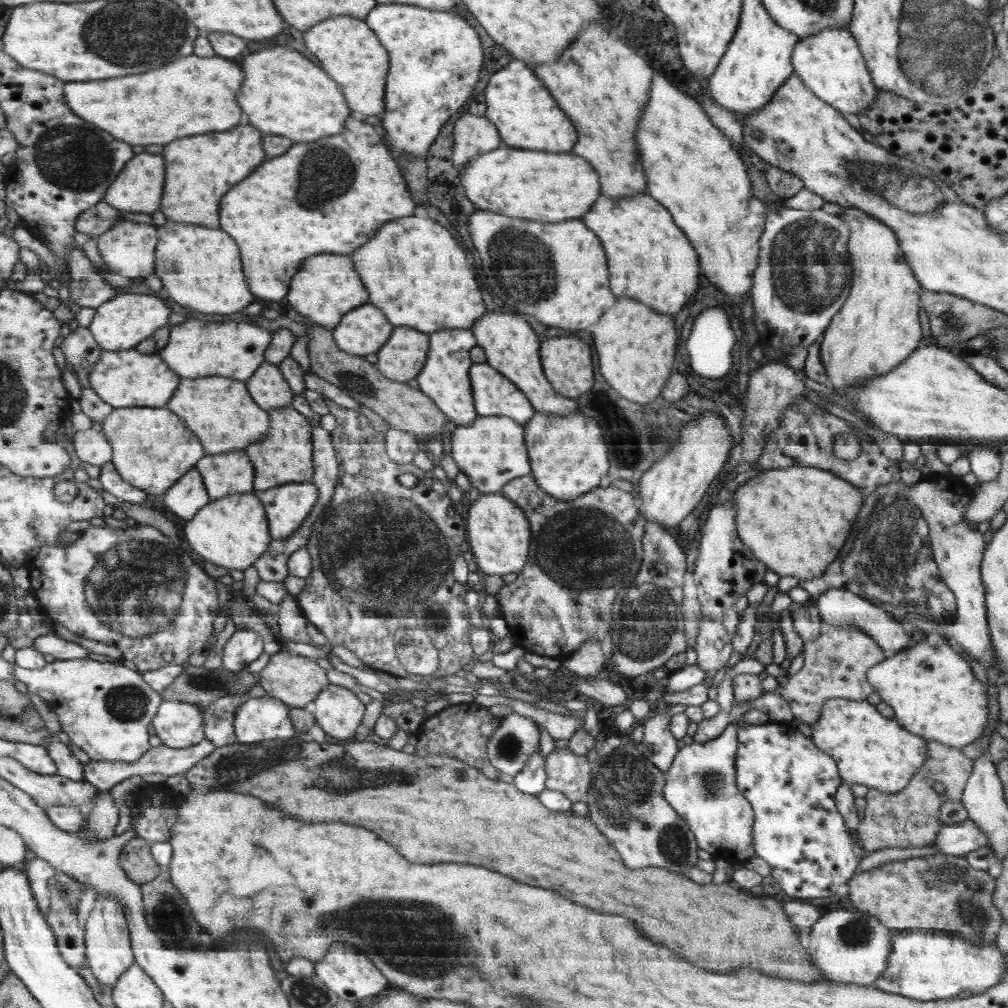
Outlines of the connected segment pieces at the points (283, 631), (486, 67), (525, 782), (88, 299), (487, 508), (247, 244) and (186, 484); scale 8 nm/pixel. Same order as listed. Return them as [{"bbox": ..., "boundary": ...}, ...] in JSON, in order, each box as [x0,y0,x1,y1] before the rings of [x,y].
[{"bbox":[276,596,311,644],"boundary":[[[286,596],[286,598],[280,602],[279,608],[280,612],[276,618],[280,628],[279,634],[284,639],[311,644],[310,637],[306,632],[306,617],[303,615],[294,596]]]},{"bbox":[468,18,511,93],"boundary":[[[468,18],[468,22],[478,32],[482,47],[484,48],[484,64],[481,68],[480,79],[478,79],[476,87],[474,87],[474,92],[483,93],[486,85],[488,85],[489,78],[504,67],[505,64],[502,60],[506,60],[506,63],[508,63],[511,57],[506,49],[502,48],[492,37],[488,36],[488,33],[480,24],[476,24],[474,18]]]},{"bbox":[513,752,546,796],"boundary":[[[534,752],[530,754],[522,770],[515,774],[513,784],[522,793],[538,796],[545,790],[546,780],[545,758],[541,752]]]},{"bbox":[70,243,119,309],"boundary":[[[72,243],[70,247],[70,262],[73,273],[73,284],[70,286],[70,300],[81,307],[100,309],[106,302],[116,296],[119,291],[114,290],[100,275],[99,268],[86,254],[84,247]]]},{"bbox":[468,492,530,576],"boundary":[[[501,492],[480,493],[471,502],[468,519],[469,552],[474,555],[477,568],[487,575],[511,576],[519,573],[528,559],[530,524],[524,512],[513,500]]]},{"bbox":[222,116,416,301],"boundary":[[[350,116],[338,136],[326,136],[326,140],[320,140],[320,146],[318,142],[294,144],[282,156],[262,164],[250,180],[238,184],[238,188],[222,200],[222,226],[242,244],[252,294],[256,299],[280,301],[289,295],[290,278],[304,264],[300,260],[322,252],[350,255],[364,242],[370,242],[382,224],[412,216],[414,210],[416,202],[408,194],[406,180],[396,157],[390,154],[384,135],[374,125]]]},{"bbox":[165,470,213,520],"boundary":[[[193,470],[190,476],[186,476],[186,480],[180,479],[165,494],[166,506],[188,520],[192,520],[202,508],[213,501],[200,470]]]}]

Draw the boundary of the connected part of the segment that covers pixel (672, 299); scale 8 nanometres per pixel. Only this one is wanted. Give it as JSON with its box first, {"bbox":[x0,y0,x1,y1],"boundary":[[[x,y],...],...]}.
{"bbox":[582,194,698,314],"boundary":[[[648,194],[606,198],[594,204],[594,212],[582,216],[606,244],[610,272],[614,272],[614,296],[632,296],[662,314],[676,314],[698,286],[698,256],[684,232],[672,222],[670,212]]]}

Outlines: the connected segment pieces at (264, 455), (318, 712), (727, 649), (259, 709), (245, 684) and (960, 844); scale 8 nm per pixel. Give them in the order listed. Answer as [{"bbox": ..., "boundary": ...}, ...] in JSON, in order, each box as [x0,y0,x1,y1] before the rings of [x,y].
[{"bbox":[250,406,314,491],"boundary":[[[292,406],[276,408],[269,412],[272,424],[270,434],[256,444],[250,444],[250,460],[258,464],[258,491],[280,487],[286,483],[305,483],[314,476],[312,425],[306,417]]]},{"bbox":[310,682,364,740],"boundary":[[[333,682],[313,700],[310,709],[315,722],[323,728],[325,734],[337,740],[356,734],[356,728],[364,718],[364,704],[356,698],[356,694]]]},{"bbox":[694,614,733,674],"boundary":[[[702,614],[700,631],[698,631],[696,646],[694,646],[697,652],[696,665],[708,674],[710,670],[720,670],[732,654],[733,644],[730,644],[730,635],[731,633],[723,623]]]},{"bbox":[237,695,294,743],"boundary":[[[265,695],[247,698],[238,709],[237,740],[240,743],[264,742],[266,739],[286,739],[294,734],[288,706],[277,698]]]},{"bbox":[161,665,259,711],"boundary":[[[206,665],[189,666],[176,680],[164,689],[161,693],[168,700],[182,701],[190,704],[199,705],[205,711],[210,708],[214,702],[228,694],[247,694],[247,692],[259,684],[259,672],[250,672],[248,670],[234,672],[226,667],[210,669]]]},{"bbox":[930,820,987,855],"boundary":[[[972,820],[943,827],[937,842],[930,844],[936,848],[937,852],[951,855],[966,855],[972,850],[987,845],[986,833]]]}]

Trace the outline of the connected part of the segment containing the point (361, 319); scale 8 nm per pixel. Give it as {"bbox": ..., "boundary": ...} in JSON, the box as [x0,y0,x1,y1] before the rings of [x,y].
{"bbox":[330,304,392,357],"boundary":[[[364,304],[362,308],[350,311],[350,316],[342,320],[342,324],[330,330],[333,333],[333,340],[342,351],[356,356],[365,357],[367,354],[377,353],[390,340],[392,336],[392,324],[384,318],[380,308],[374,308],[370,304]]]}

